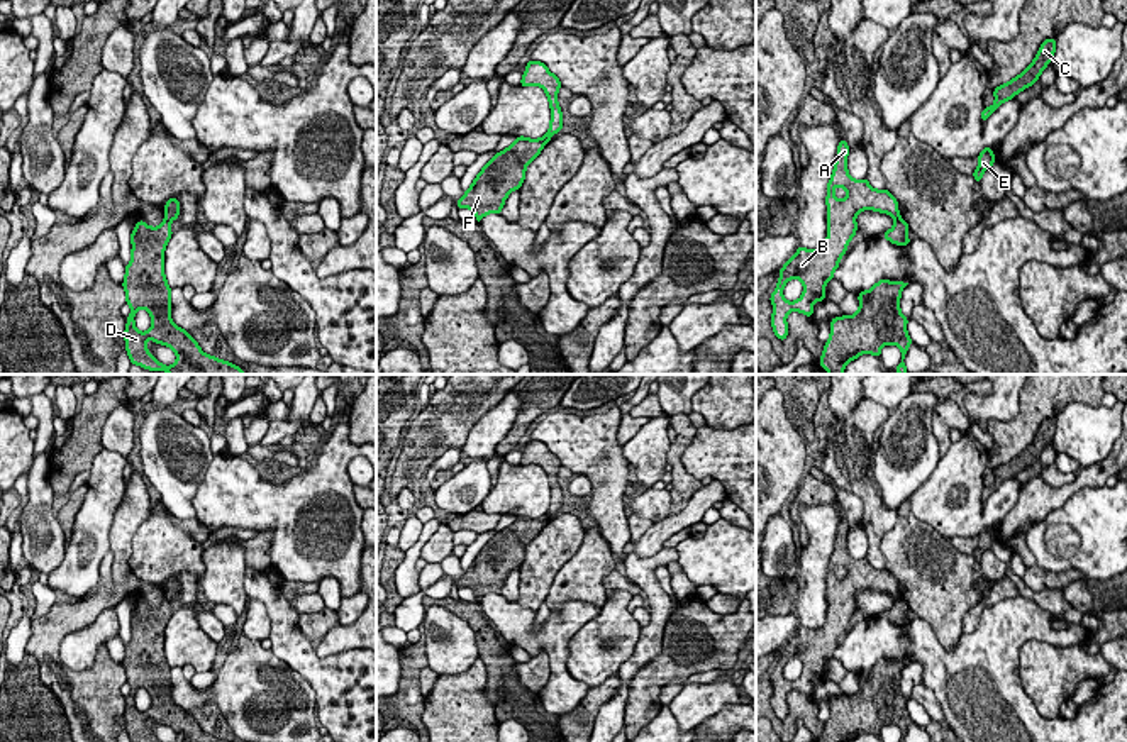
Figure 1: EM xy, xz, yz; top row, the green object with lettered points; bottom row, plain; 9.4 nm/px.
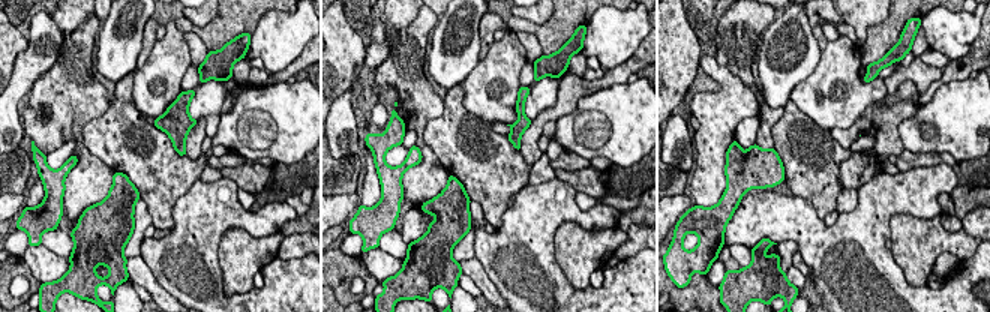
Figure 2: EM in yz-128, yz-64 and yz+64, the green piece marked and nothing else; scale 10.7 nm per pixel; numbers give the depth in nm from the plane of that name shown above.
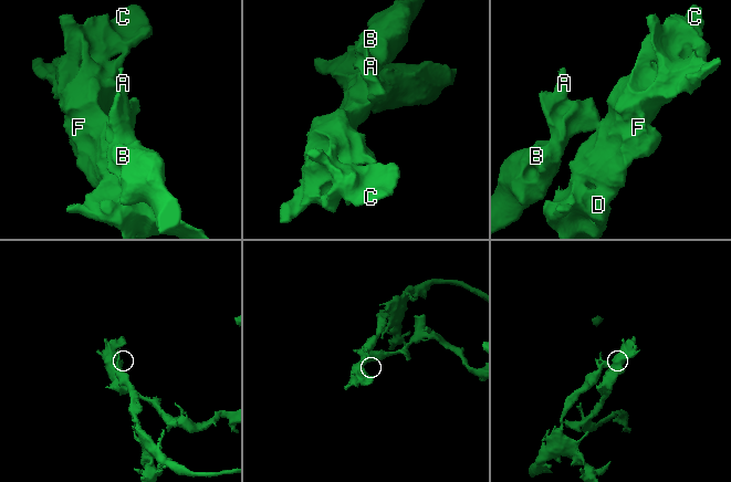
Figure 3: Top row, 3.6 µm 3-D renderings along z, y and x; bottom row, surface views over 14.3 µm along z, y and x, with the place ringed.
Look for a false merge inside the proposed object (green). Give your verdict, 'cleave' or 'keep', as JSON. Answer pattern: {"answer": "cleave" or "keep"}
{"answer": "cleave"}

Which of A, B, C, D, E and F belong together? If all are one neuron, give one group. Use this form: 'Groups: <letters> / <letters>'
Groups: A B / C D E F

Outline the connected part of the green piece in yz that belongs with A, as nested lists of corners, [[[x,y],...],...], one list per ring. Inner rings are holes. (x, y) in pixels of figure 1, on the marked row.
[[[839,141],[837,159],[827,183],[827,239],[819,249],[797,247],[797,254],[788,257],[780,269],[776,290],[769,296],[773,303],[771,327],[780,341],[788,335],[786,315],[793,310],[812,318],[813,303],[825,300],[825,283],[834,278],[841,257],[851,239],[856,235],[856,215],[863,210],[888,213],[897,222],[900,219],[898,202],[888,190],[874,190],[866,178],[852,180],[847,171],[849,146]],[[798,278],[803,293],[797,302],[783,298],[785,285]]]

